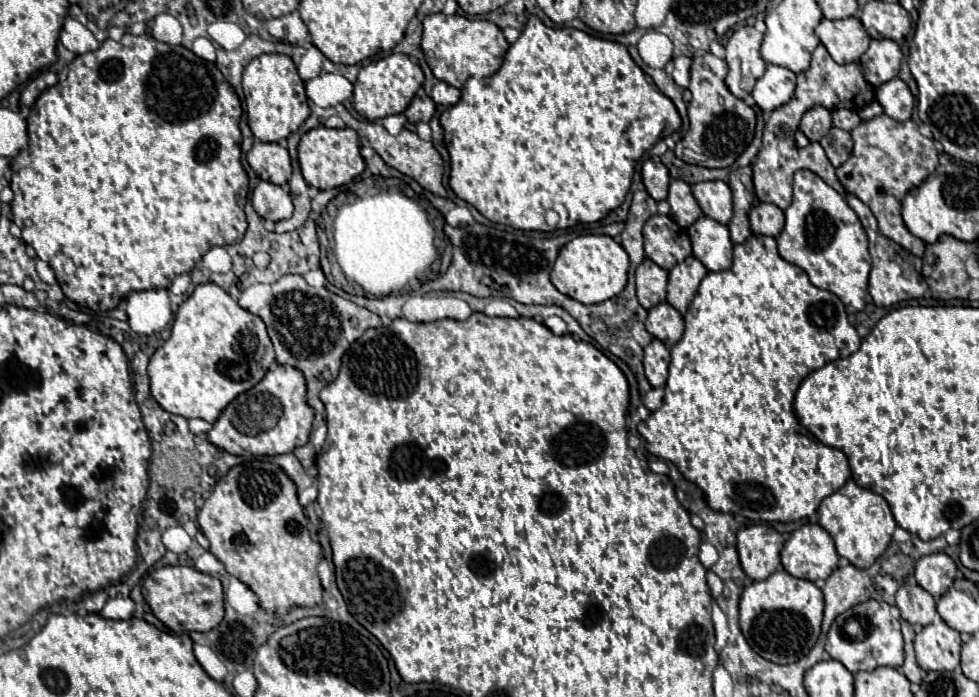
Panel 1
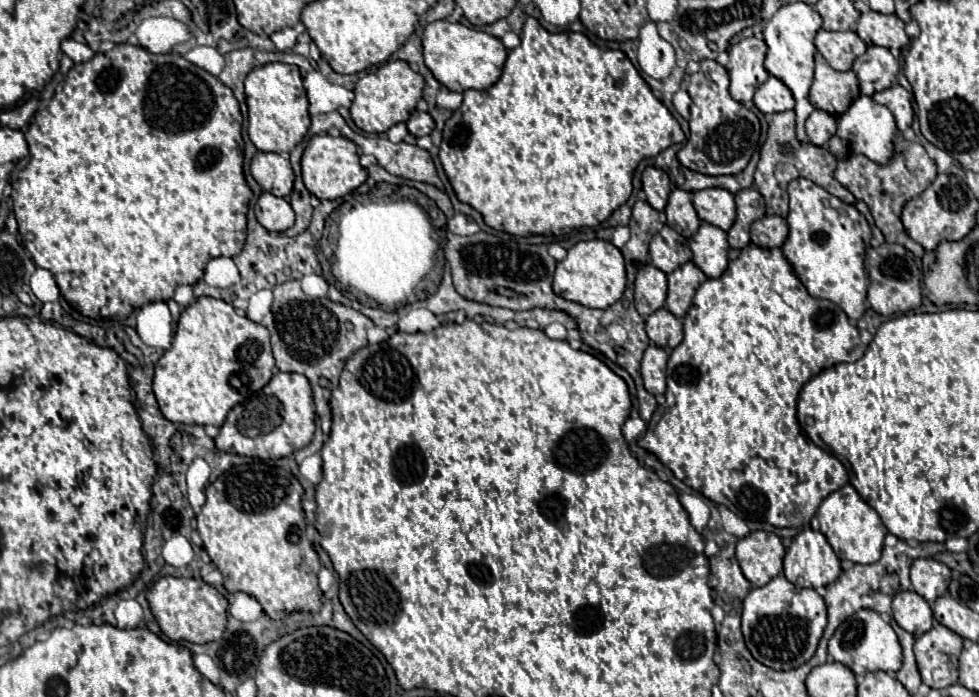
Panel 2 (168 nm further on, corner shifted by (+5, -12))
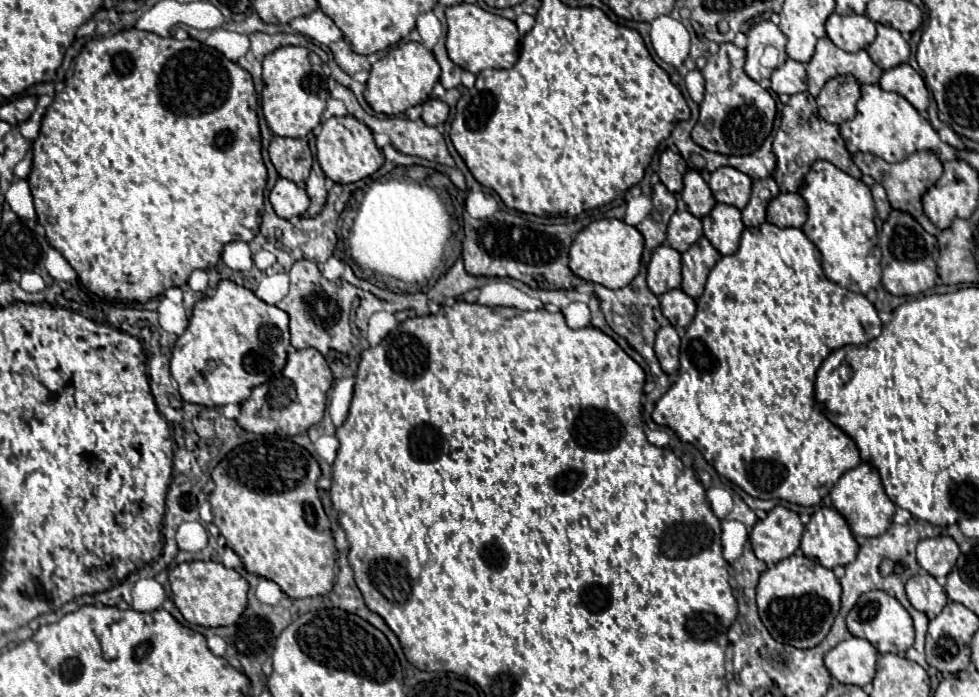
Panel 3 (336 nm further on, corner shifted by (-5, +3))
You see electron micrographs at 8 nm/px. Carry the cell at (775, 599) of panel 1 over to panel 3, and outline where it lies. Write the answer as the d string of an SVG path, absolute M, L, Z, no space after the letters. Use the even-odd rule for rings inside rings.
M796 553L762 573L756 589L760 619L776 641L810 649L828 635L840 609L840 593L840 581L830 569Z

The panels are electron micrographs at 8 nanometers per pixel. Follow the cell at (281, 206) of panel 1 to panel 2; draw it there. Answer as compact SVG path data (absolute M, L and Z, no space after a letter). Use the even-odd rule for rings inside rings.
M262 192L256 206L254 206L256 220L268 230L268 232L284 232L290 226L294 226L294 212L288 204L288 200L278 198L270 192Z

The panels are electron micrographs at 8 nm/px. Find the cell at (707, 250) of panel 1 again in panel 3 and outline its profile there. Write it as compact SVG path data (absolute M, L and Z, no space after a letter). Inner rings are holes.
M716 203L716 207L702 219L702 223L706 239L722 255L736 253L740 245L740 235L744 231L740 209L726 203Z

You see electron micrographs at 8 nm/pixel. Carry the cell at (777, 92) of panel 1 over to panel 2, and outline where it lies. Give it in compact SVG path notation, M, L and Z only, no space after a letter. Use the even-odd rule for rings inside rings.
M770 76L754 94L754 104L762 114L776 114L794 108L792 92L778 78Z

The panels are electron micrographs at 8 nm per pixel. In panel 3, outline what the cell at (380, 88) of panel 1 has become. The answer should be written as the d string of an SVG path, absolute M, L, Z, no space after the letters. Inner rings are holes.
M408 41L408 43L398 45L384 59L372 65L364 97L376 113L398 115L414 105L424 103L430 97L432 87L438 81L438 77L440 77L440 65L434 59L434 55L422 43Z

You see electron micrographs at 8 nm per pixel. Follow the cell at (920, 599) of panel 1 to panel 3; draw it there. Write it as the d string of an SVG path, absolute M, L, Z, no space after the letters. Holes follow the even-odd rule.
M918 573L910 577L906 583L906 595L918 611L928 615L938 615L948 603L944 587L928 573Z

